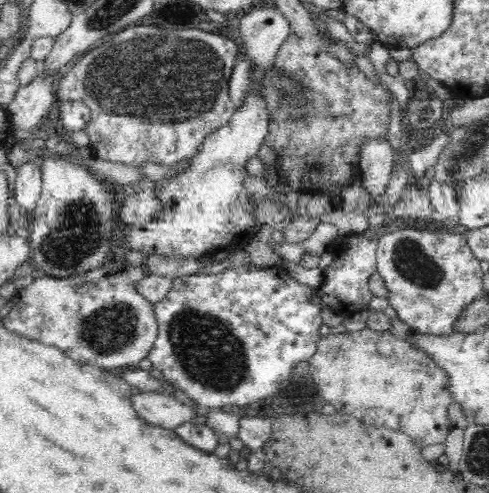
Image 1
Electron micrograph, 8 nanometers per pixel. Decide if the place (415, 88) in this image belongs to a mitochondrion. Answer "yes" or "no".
no

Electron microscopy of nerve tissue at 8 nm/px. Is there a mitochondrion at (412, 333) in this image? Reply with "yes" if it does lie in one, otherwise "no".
no

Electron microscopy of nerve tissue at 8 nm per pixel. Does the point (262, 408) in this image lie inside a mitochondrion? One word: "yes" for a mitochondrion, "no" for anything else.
no

